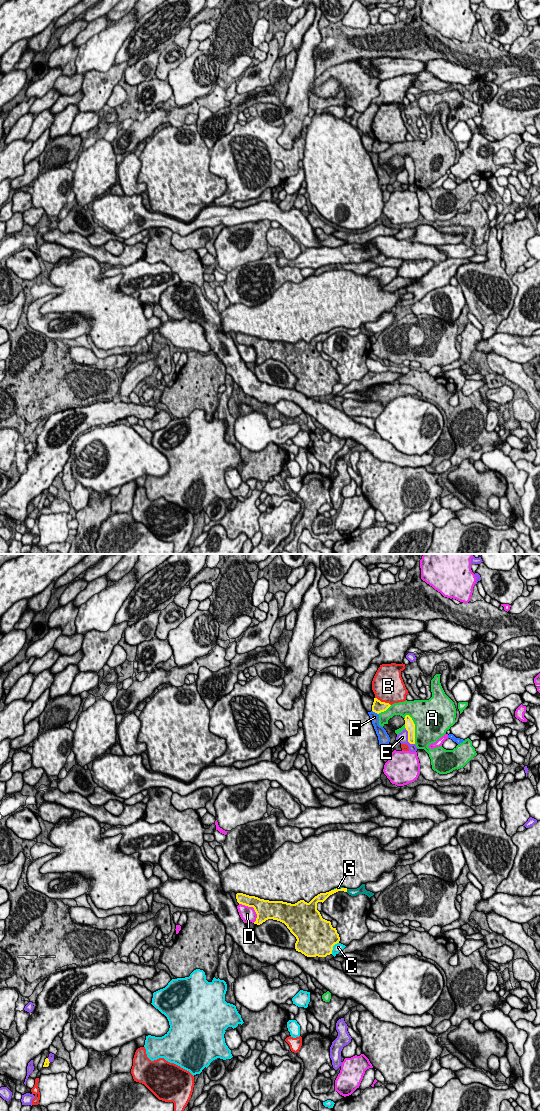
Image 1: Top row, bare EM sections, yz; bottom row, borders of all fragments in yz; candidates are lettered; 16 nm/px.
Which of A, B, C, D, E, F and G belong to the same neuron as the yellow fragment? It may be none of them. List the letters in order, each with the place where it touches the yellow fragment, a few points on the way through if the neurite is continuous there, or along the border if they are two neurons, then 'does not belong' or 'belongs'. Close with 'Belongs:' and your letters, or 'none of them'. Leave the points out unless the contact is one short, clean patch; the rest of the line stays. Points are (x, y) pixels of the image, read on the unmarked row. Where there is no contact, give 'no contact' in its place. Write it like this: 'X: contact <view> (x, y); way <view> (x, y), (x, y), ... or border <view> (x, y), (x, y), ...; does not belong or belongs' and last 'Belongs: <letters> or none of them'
A: contact yz (414, 168); does not belong
B: contact yz (383, 142); does not belong
C: contact yz (332, 387); does not belong
D: contact yz (253, 347); does not belong
E: contact yz (408, 178); does not belong
F: contact yz (375, 152); does not belong
G: contact yz (346, 330); belongs
Belongs: G

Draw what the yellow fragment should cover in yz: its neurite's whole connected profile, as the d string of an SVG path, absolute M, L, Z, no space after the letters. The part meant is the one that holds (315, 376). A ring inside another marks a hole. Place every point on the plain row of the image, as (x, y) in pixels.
M362 324L357 329L338 327L329 332L320 333L309 343L304 340L295 344L269 341L243 333L237 333L236 339L239 344L254 348L257 354L254 364L260 365L268 359L280 361L296 377L296 391L307 397L326 397L332 394L333 386L339 383L340 377L331 362L322 358L317 350L317 343L323 343L338 331L347 332L351 336L365 334L370 338L374 335L365 329L365 324Z

